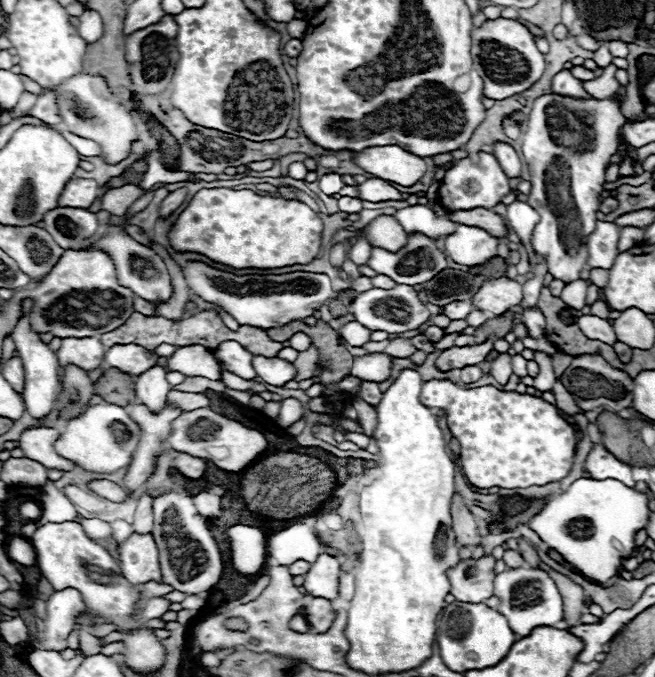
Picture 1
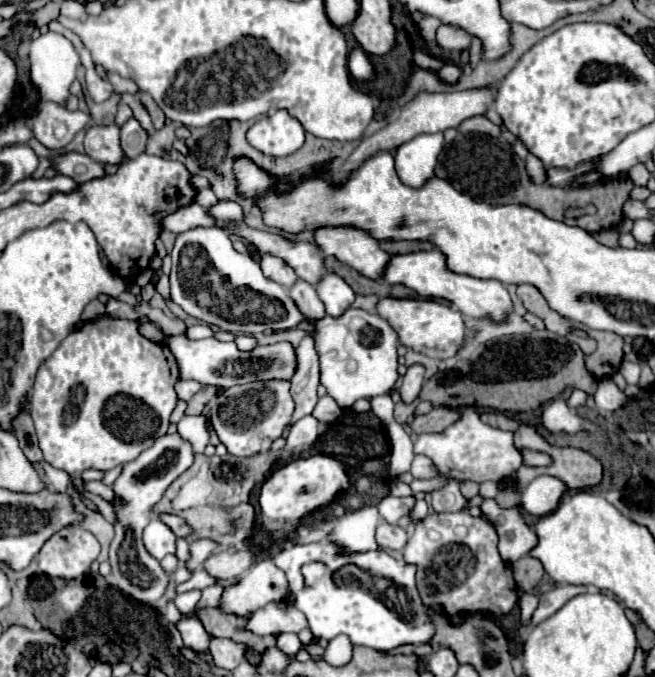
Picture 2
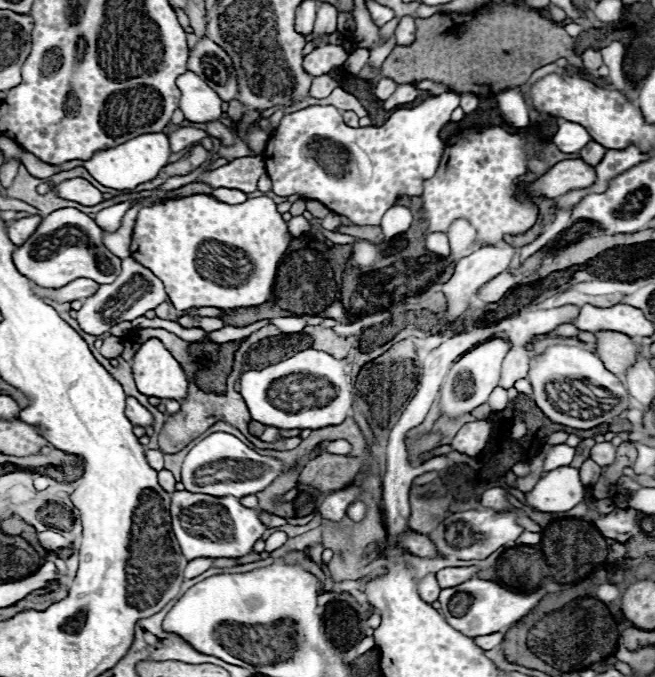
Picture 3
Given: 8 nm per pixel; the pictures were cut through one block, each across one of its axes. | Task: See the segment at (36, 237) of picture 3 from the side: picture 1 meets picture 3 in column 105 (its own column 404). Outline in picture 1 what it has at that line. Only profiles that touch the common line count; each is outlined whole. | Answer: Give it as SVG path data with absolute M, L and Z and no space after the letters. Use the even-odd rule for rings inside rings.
M408 234L408 242L404 248L400 248L398 252L388 252L384 248L372 246L370 250L370 260L368 266L376 272L376 274L384 274L390 276L392 280L396 280L398 284L408 284L408 286L416 286L416 284L424 284L428 280L432 280L438 272L442 272L446 268L446 256L444 252L436 246L436 242L424 234Z

